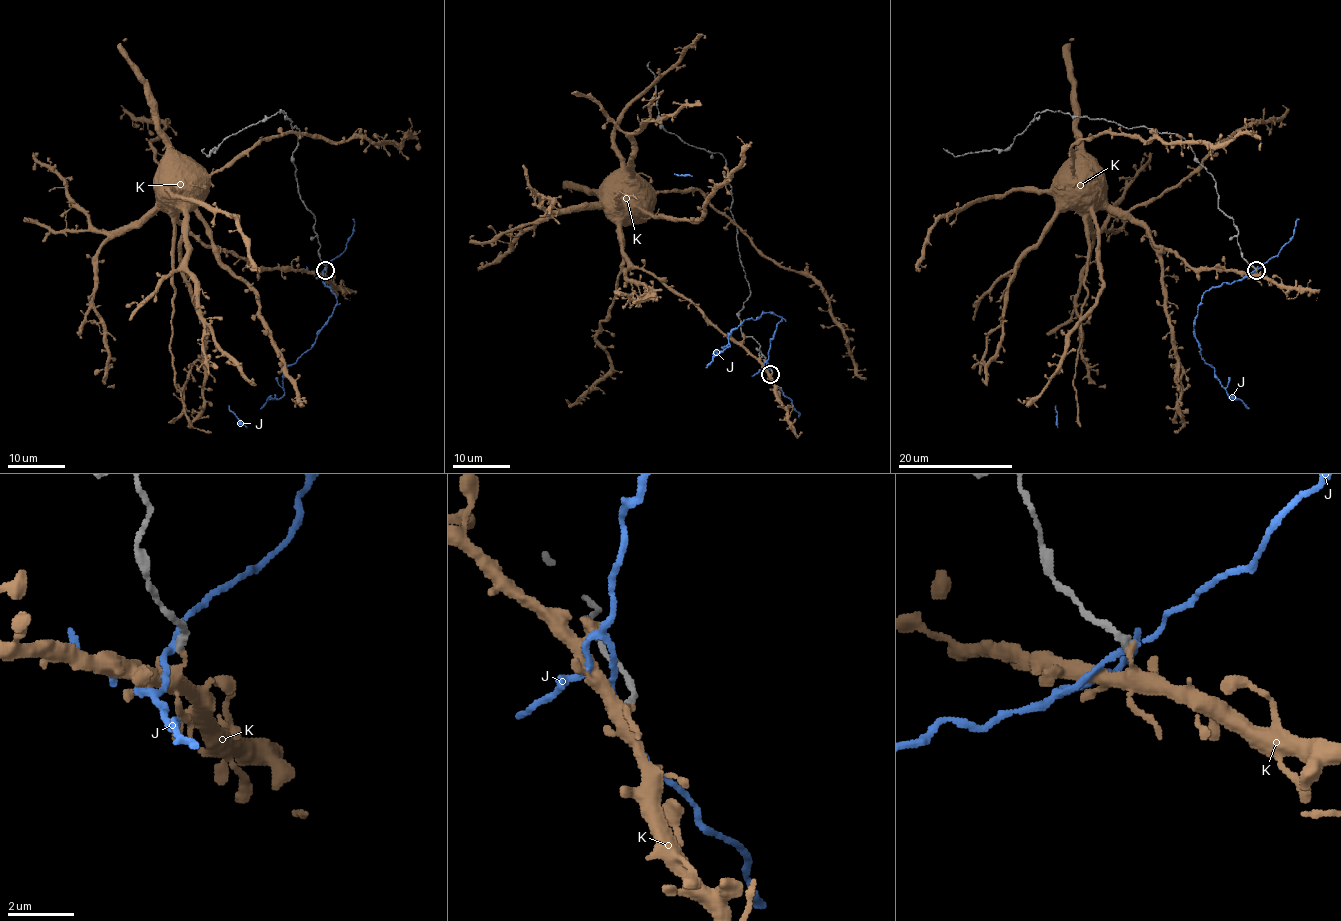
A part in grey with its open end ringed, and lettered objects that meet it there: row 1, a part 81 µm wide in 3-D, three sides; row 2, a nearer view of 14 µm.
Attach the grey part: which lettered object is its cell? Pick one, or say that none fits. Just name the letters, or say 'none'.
none

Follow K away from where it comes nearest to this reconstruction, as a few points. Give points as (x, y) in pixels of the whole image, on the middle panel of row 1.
K: (771, 374), (693, 304), (638, 269), (628, 259), (621, 229), (625, 219), (625, 180), (630, 176), (624, 184)

